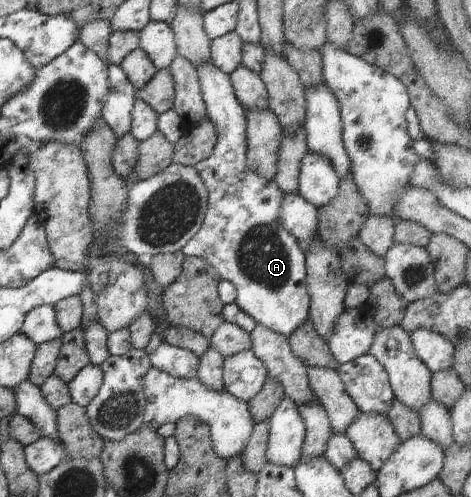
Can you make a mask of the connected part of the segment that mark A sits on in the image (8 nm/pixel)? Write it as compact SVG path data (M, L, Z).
M212 62L203 63L197 68L207 116L214 123L217 141L213 153L198 162L195 169L208 191L209 205L196 236L181 250L186 257L203 258L222 280L230 281L237 290L235 303L249 314L258 325L290 338L299 324L302 324L310 310L310 295L305 281L307 268L305 254L298 241L284 228L281 220L281 196L283 192L274 180L261 177L246 165L247 159L247 122L243 106L238 102L230 75L222 72Z

